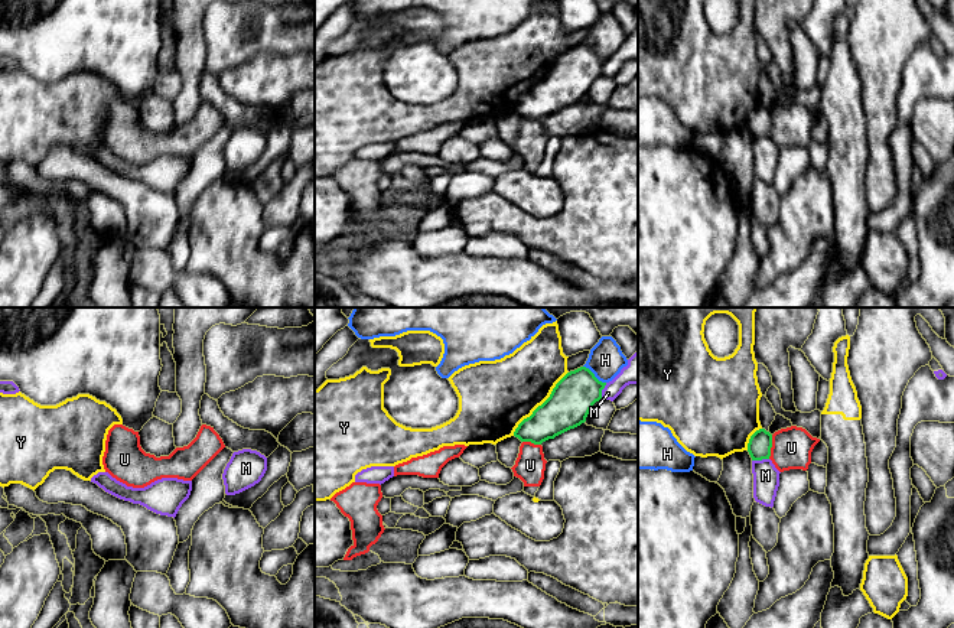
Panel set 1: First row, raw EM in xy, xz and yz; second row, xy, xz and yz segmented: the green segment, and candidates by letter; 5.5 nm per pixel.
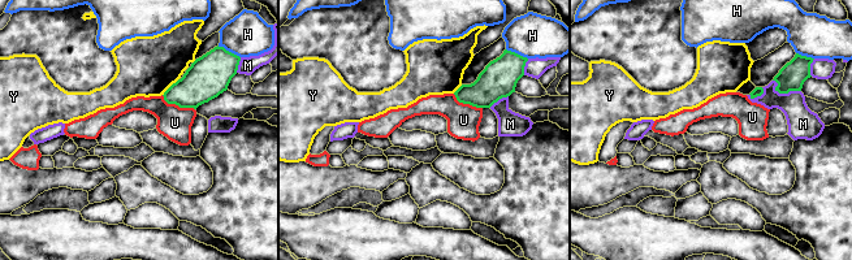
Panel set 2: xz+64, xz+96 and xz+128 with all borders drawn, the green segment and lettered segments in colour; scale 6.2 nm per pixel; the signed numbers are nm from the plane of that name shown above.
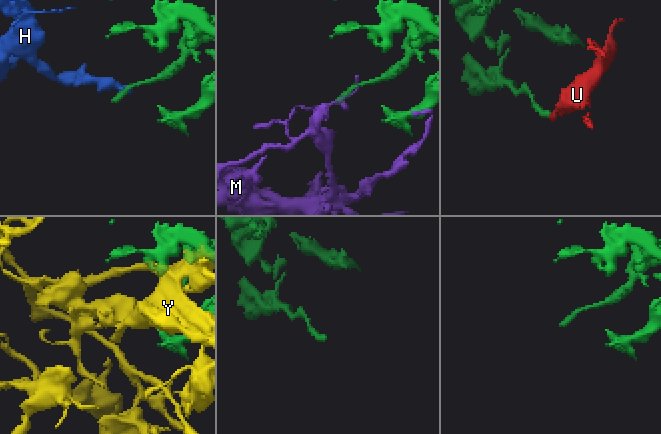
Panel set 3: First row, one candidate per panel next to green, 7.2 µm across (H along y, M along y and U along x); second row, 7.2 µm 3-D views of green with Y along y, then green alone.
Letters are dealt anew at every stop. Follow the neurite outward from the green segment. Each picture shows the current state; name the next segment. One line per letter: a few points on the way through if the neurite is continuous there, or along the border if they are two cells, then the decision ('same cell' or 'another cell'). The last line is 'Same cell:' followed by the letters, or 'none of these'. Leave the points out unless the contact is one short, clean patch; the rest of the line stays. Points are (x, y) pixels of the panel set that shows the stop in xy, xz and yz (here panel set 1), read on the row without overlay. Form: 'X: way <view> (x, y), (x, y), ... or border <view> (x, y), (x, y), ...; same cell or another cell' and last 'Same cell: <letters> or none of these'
H: border xz (583, 42), (605, 59); another cell
M: another cell
U: border yz (772, 111), (771, 132), (768, 134); another cell
Y: another cell
Same cell: none of these

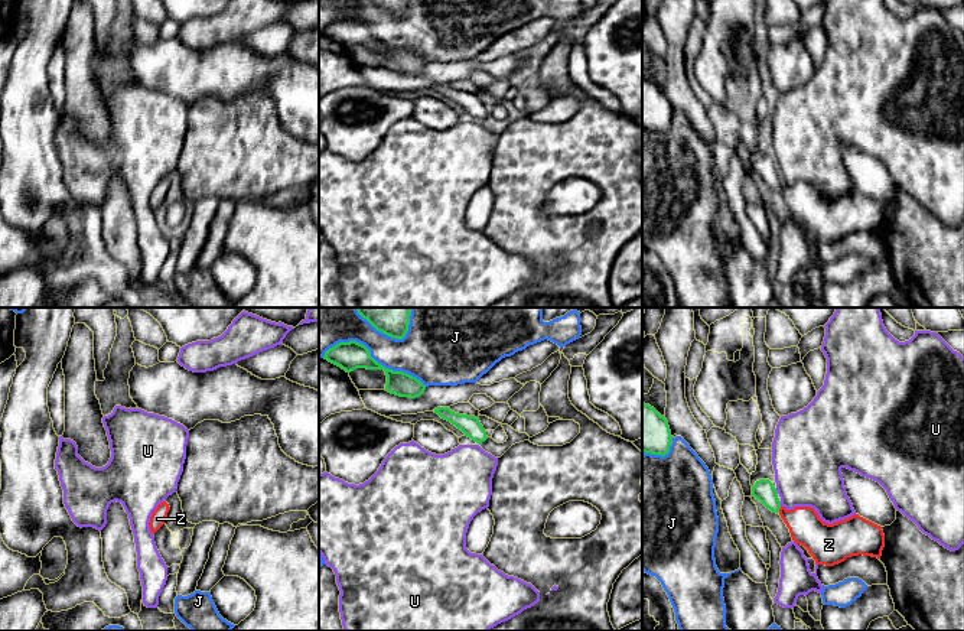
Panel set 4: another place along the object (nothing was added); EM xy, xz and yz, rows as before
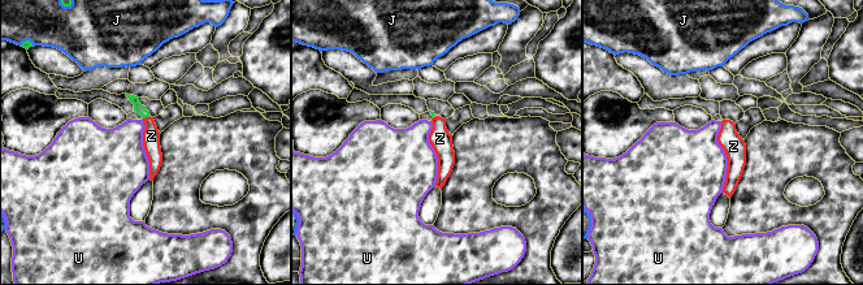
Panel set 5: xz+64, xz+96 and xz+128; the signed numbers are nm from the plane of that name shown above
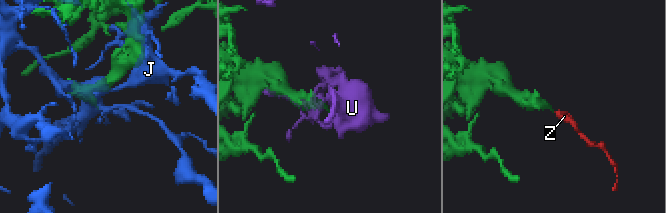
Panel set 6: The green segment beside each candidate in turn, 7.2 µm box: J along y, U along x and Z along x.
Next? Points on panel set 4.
J: another cell
U: border yz (775, 165), (778, 169); another cell
Z: way yz (764, 166), (780, 184), (807, 205); same cell
Same cell: Z

